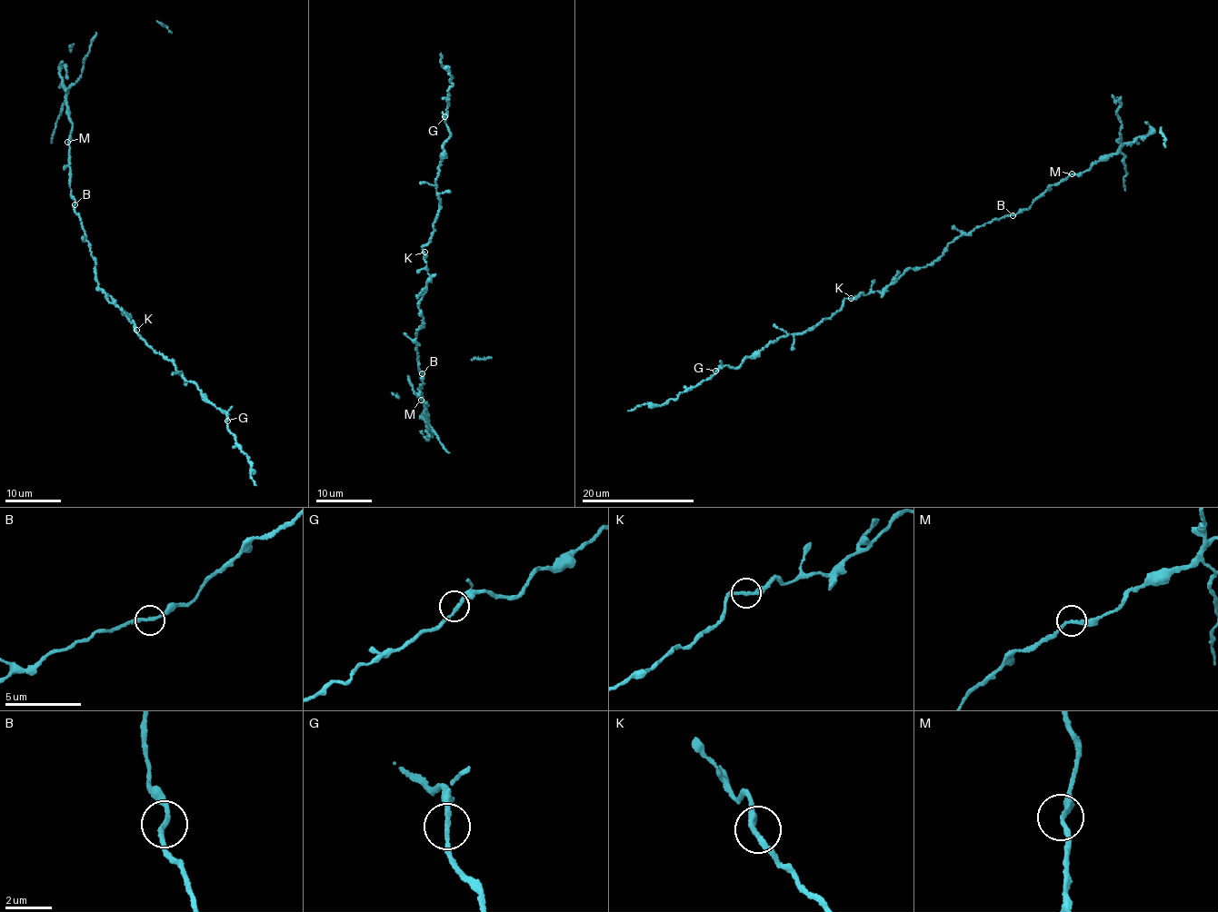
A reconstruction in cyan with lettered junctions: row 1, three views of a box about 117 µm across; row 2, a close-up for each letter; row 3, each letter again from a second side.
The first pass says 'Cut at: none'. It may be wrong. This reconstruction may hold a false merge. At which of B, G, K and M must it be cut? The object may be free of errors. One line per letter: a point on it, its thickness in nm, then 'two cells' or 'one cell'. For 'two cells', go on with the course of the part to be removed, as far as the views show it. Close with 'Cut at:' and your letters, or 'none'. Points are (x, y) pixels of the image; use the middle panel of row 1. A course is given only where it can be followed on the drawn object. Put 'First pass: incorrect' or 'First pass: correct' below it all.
B: place (422, 373); calibre 200 nm; one cell
G: place (444, 116); calibre 190 nm; one cell
K: place (424, 252); calibre 200 nm; one cell
M: place (421, 400); calibre 190 nm; two cells
Cut at: M
First pass: incorrect

